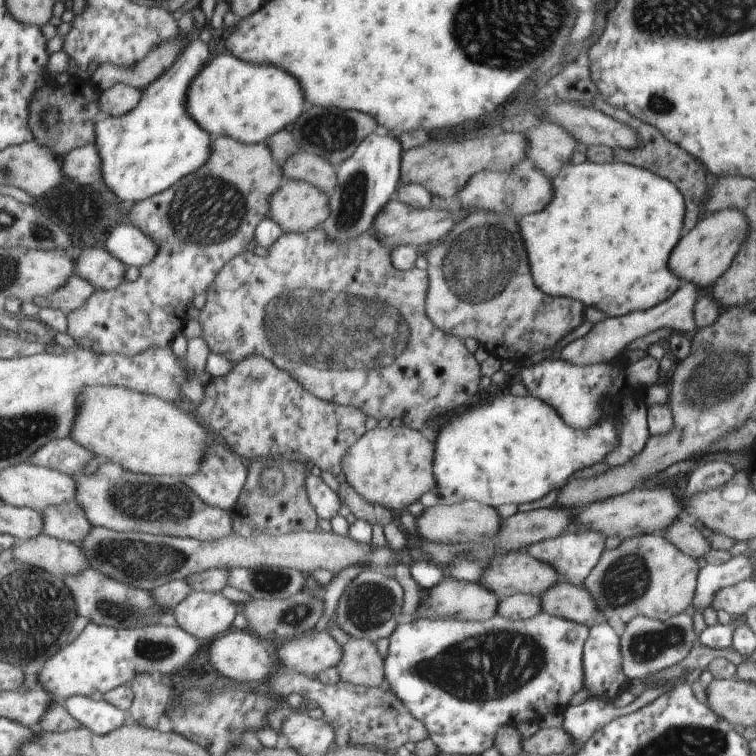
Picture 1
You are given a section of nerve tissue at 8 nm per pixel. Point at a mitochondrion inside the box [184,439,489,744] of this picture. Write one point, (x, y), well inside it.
(370, 604)

